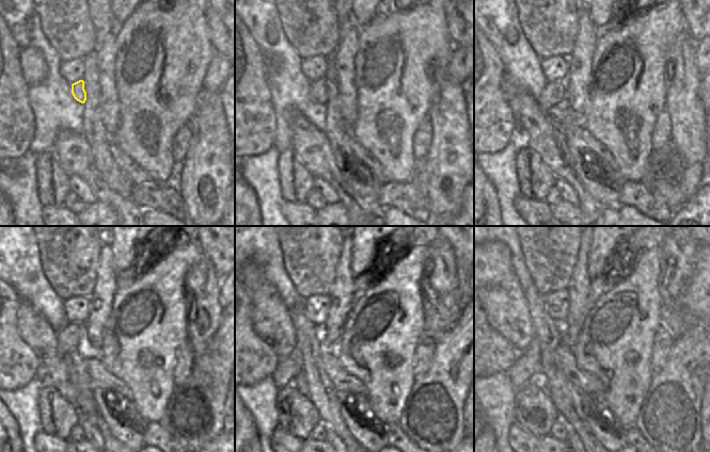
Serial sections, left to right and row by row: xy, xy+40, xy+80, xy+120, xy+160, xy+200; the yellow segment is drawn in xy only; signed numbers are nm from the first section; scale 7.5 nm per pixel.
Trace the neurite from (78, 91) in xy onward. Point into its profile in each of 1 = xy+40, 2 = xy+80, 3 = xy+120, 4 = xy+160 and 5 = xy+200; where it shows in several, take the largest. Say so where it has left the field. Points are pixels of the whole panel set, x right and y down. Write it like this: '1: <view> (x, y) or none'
1: xy+40 (317, 92)
2: xy+80 (554, 92)
3: xy+120 (69, 336)
4: xy+160 (290, 367)
5: xy+200 (527, 366)

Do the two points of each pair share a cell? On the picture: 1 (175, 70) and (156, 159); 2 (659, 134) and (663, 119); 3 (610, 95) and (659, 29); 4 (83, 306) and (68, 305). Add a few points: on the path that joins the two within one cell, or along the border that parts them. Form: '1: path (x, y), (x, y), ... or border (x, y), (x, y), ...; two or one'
1: path (174, 93), (174, 100), (162, 114), (160, 136); one
2: path (662, 131), (663, 123); one
3: path (632, 90), (637, 90), (642, 82), (646, 51); one
4: path (80, 306), (72, 306); one

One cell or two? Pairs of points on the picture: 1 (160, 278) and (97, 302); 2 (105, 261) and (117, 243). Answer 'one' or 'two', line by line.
1: two
2: two

